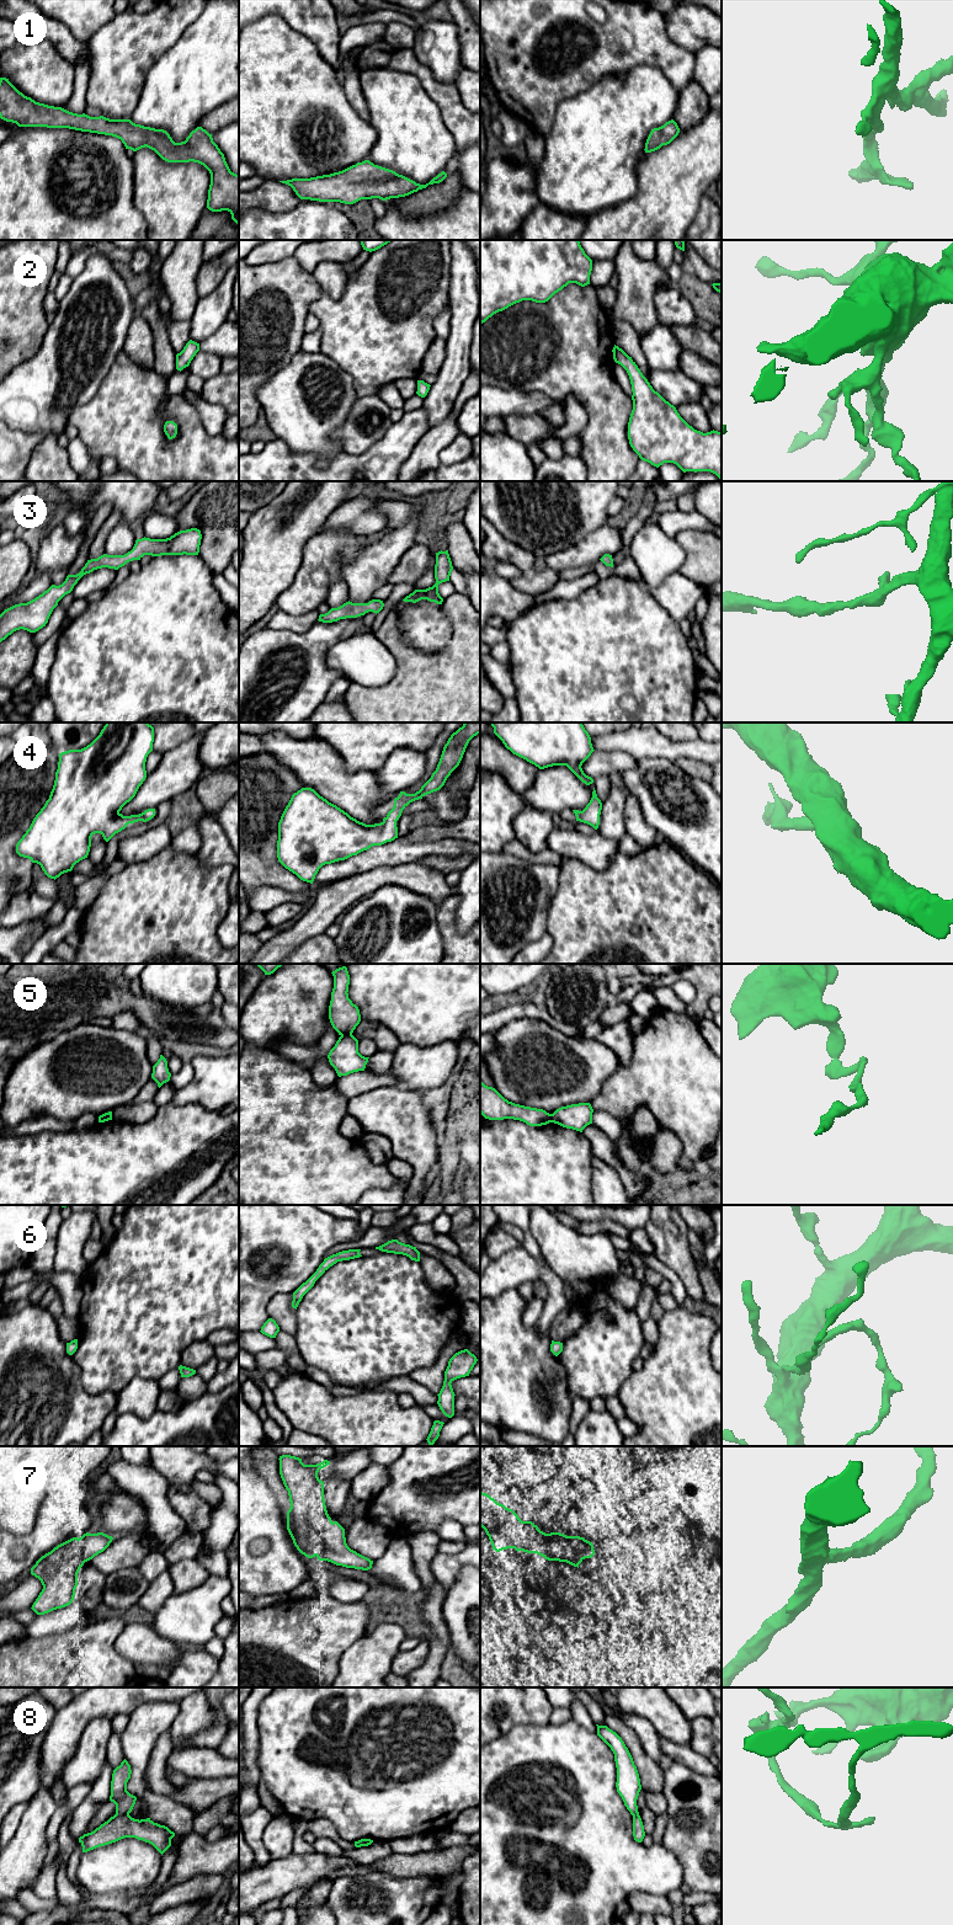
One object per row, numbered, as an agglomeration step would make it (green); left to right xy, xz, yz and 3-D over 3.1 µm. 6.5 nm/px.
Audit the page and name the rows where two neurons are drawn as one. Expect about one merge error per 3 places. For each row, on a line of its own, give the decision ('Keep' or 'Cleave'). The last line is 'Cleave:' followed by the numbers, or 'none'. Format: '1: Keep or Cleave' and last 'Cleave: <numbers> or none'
1: Keep
2: Keep
3: Keep
4: Keep
5: Cleave
6: Keep
7: Keep
8: Cleave
Cleave: 5, 8

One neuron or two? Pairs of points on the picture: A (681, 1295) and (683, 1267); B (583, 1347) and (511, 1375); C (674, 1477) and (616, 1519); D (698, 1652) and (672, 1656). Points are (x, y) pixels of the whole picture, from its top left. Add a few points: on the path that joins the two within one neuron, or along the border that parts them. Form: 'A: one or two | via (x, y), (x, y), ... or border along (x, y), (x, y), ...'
A: two | border along (659, 1260), (679, 1276), (688, 1296)
B: two | border along (555, 1356), (564, 1369), (568, 1384)
C: one | via (659, 1492), (631, 1519)
D: one | via (692, 1653), (690, 1656), (679, 1656)

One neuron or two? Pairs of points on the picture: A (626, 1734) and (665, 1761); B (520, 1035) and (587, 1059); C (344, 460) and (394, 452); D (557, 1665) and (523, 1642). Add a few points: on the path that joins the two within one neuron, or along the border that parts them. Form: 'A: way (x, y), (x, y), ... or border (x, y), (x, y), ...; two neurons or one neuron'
A: border (658, 1761), (664, 1770); two neurons
B: way (537, 1049), (550, 1065), (570, 1064); one neuron
C: way (356, 462), (382, 460); one neuron
D: way (548, 1665), (543, 1665), (528, 1651); one neuron

